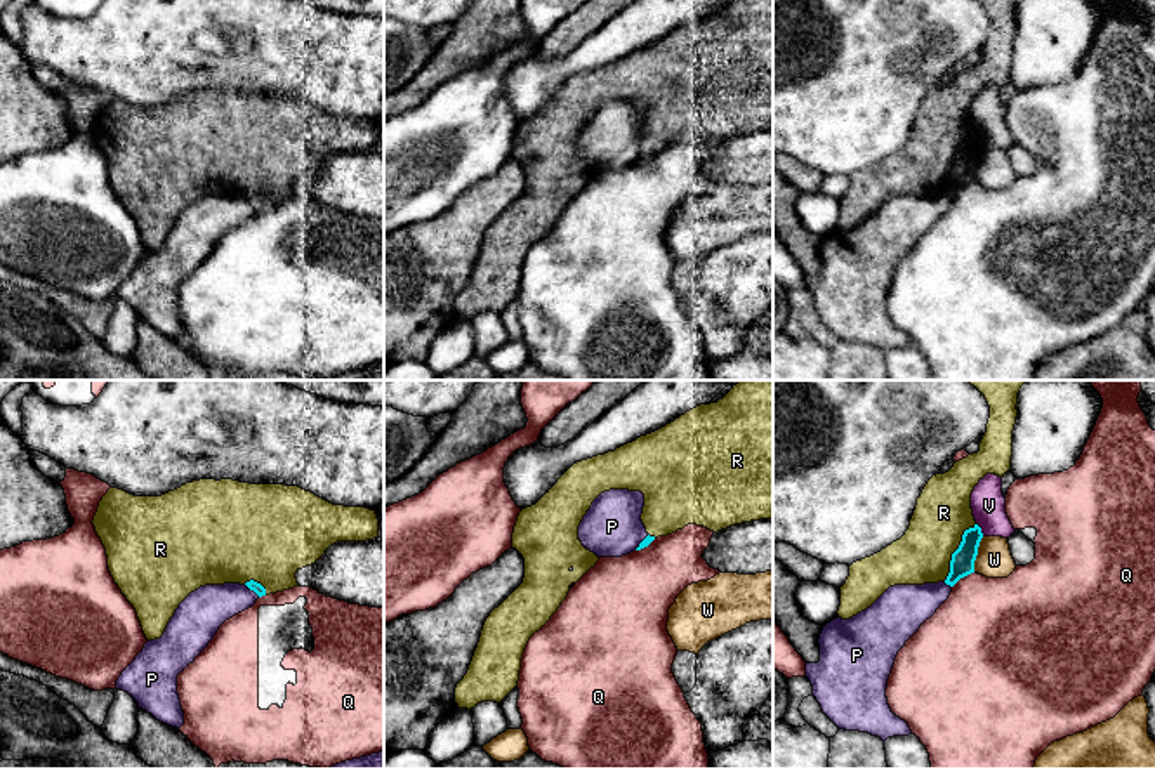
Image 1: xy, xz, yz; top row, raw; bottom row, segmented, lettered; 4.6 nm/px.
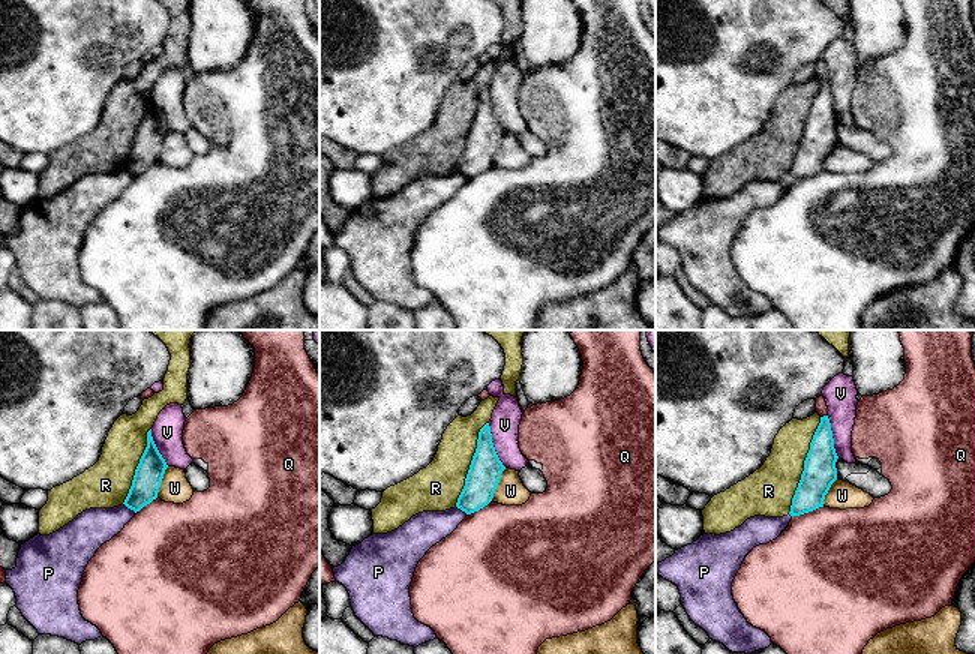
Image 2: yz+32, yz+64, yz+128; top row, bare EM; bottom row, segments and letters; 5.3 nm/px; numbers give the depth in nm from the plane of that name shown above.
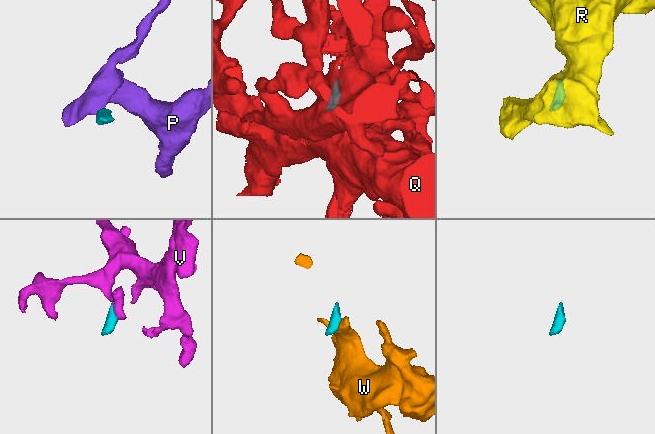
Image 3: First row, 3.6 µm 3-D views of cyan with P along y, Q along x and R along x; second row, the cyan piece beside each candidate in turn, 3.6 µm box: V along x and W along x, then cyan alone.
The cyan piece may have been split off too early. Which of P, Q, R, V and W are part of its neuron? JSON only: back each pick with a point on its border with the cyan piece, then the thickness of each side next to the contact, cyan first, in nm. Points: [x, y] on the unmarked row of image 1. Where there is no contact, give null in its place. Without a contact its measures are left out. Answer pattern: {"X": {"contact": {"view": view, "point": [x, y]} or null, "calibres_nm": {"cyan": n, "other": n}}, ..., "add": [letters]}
{"R": {"contact": {"view": "yz", "point": [956, 162]}, "calibres_nm": {"cyan": 110, "other": 260}}, "add": ["R"]}

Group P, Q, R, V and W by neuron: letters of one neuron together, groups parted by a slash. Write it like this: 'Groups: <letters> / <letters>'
Groups: P / Q / R / V / W

